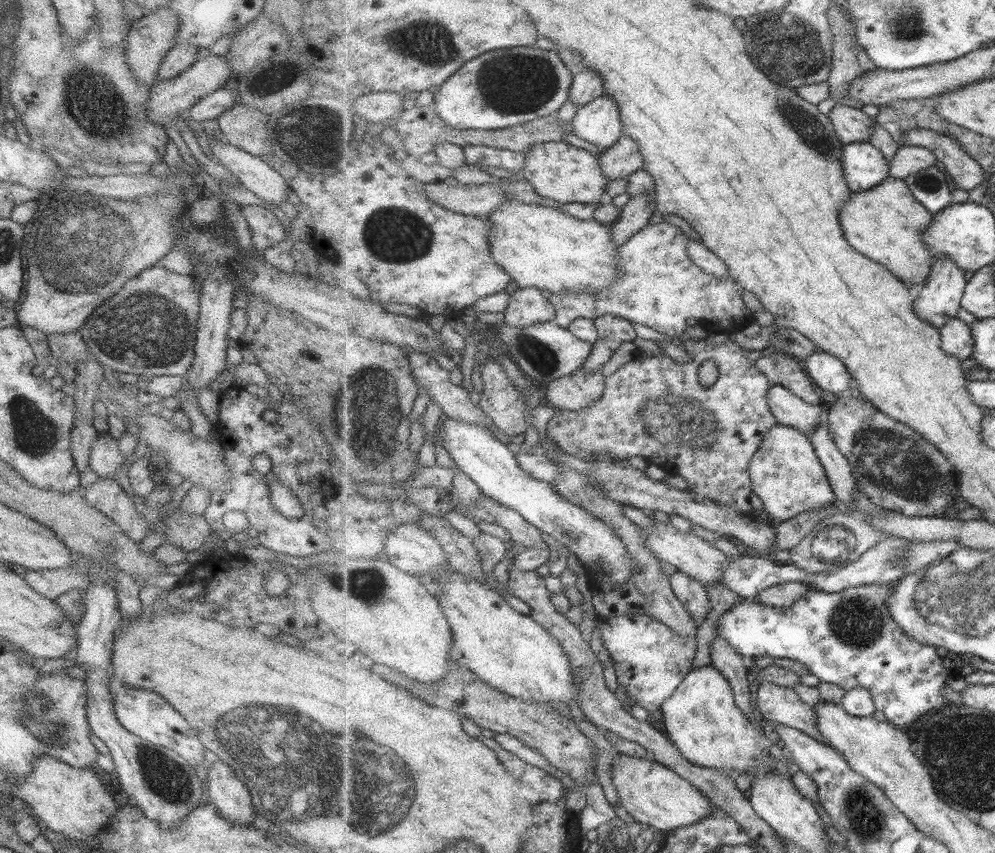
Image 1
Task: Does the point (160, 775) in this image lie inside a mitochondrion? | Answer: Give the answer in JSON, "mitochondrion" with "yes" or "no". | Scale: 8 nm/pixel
{"mitochondrion":"yes"}

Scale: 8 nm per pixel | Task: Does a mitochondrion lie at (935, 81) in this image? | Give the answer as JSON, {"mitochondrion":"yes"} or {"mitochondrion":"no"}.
{"mitochondrion":"no"}

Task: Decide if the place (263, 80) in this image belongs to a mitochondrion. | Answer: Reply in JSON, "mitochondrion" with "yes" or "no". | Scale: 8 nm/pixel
{"mitochondrion":"no"}

